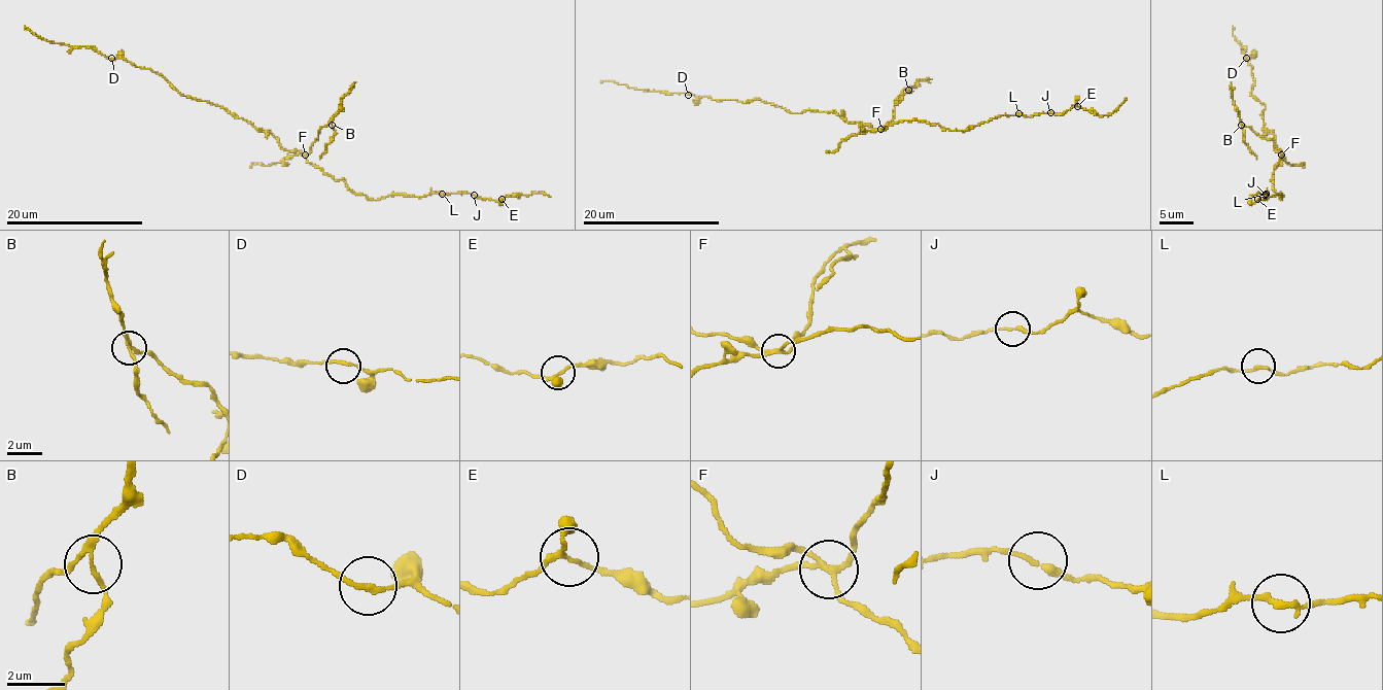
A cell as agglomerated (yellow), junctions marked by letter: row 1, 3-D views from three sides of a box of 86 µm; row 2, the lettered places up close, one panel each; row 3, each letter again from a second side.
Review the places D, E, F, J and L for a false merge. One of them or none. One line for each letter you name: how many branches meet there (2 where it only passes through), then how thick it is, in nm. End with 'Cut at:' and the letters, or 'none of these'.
F: branches 4; calibre 180 nm
Cut at: F

